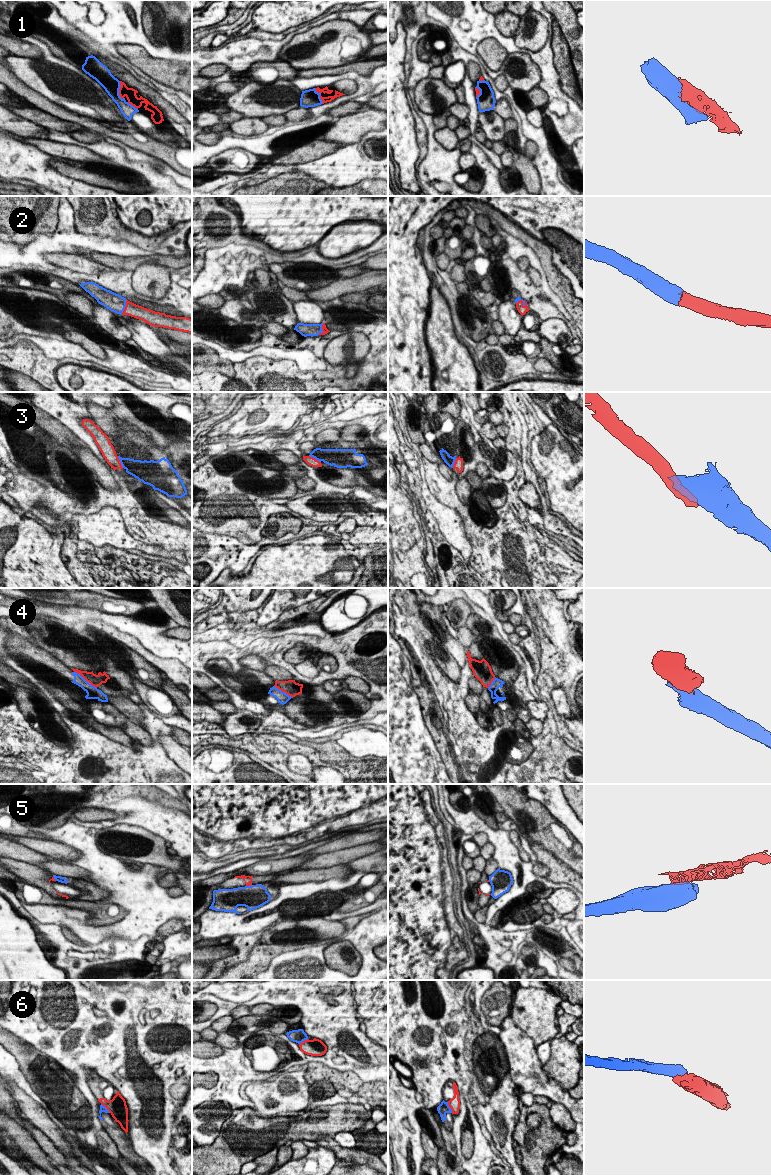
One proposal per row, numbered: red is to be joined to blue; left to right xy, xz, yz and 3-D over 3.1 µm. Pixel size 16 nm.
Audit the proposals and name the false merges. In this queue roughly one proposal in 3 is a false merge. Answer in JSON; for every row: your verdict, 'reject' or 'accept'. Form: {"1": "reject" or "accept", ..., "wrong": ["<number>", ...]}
{"1": "accept", "2": "accept", "3": "reject", "4": "reject", "5": "reject", "6": "reject", "wrong": ["3", "4", "5", "6"]}

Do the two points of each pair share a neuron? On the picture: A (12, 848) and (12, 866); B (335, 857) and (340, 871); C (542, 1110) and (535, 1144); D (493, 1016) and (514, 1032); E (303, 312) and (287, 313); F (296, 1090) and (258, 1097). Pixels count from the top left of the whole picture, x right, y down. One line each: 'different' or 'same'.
A: different
B: different
C: same
D: different
E: different
F: same

